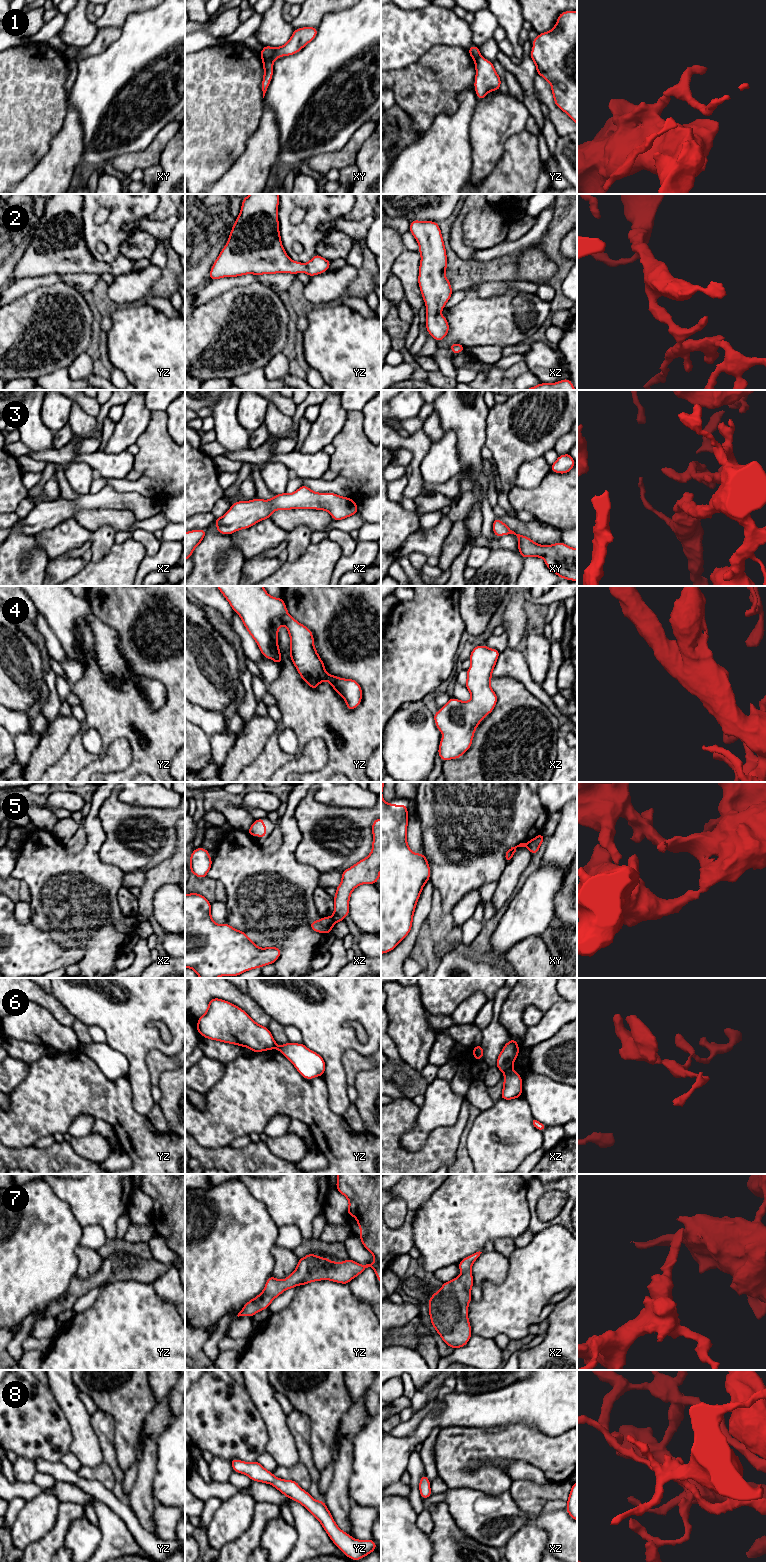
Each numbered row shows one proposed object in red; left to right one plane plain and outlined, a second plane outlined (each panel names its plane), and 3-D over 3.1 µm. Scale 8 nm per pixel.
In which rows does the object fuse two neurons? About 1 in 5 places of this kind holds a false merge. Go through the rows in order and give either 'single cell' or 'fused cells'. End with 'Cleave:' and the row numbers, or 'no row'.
1: fused cells
2: single cell
3: single cell
4: single cell
5: fused cells
6: fused cells
7: single cell
8: single cell
Cleave: 1, 5, 6

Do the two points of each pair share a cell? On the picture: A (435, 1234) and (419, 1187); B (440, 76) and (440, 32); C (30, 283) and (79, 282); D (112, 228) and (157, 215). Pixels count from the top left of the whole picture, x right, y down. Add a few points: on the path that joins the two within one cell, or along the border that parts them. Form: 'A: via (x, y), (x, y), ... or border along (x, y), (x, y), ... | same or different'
A: border along (439, 1185), (418, 1210), (413, 1219), (413, 1224) | different
B: border along (463, 48), (433, 45), (420, 57) | different
C: via (42, 281), (54, 278), (67, 279) | same
D: border along (158, 204), (146, 219) | different

